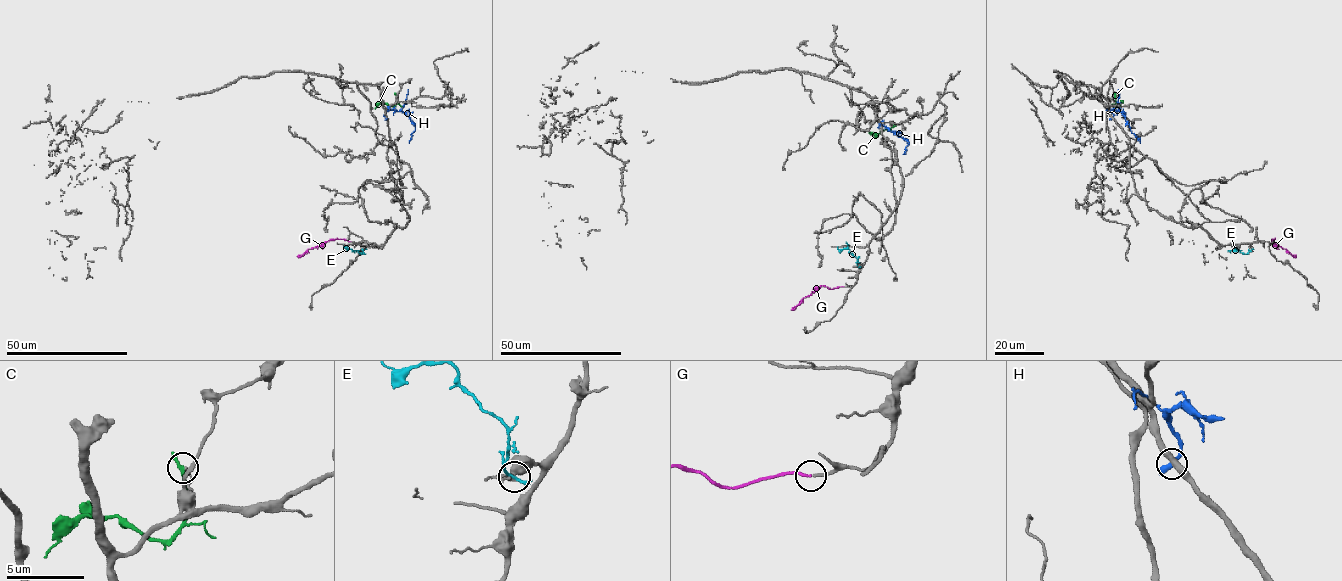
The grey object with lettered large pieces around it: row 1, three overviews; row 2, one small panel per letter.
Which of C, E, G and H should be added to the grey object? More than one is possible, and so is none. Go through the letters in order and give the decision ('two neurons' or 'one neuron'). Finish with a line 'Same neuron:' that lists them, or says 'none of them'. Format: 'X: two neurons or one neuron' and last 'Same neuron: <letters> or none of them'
C: two neurons
E: two neurons
G: one neuron
H: two neurons
Same neuron: G

